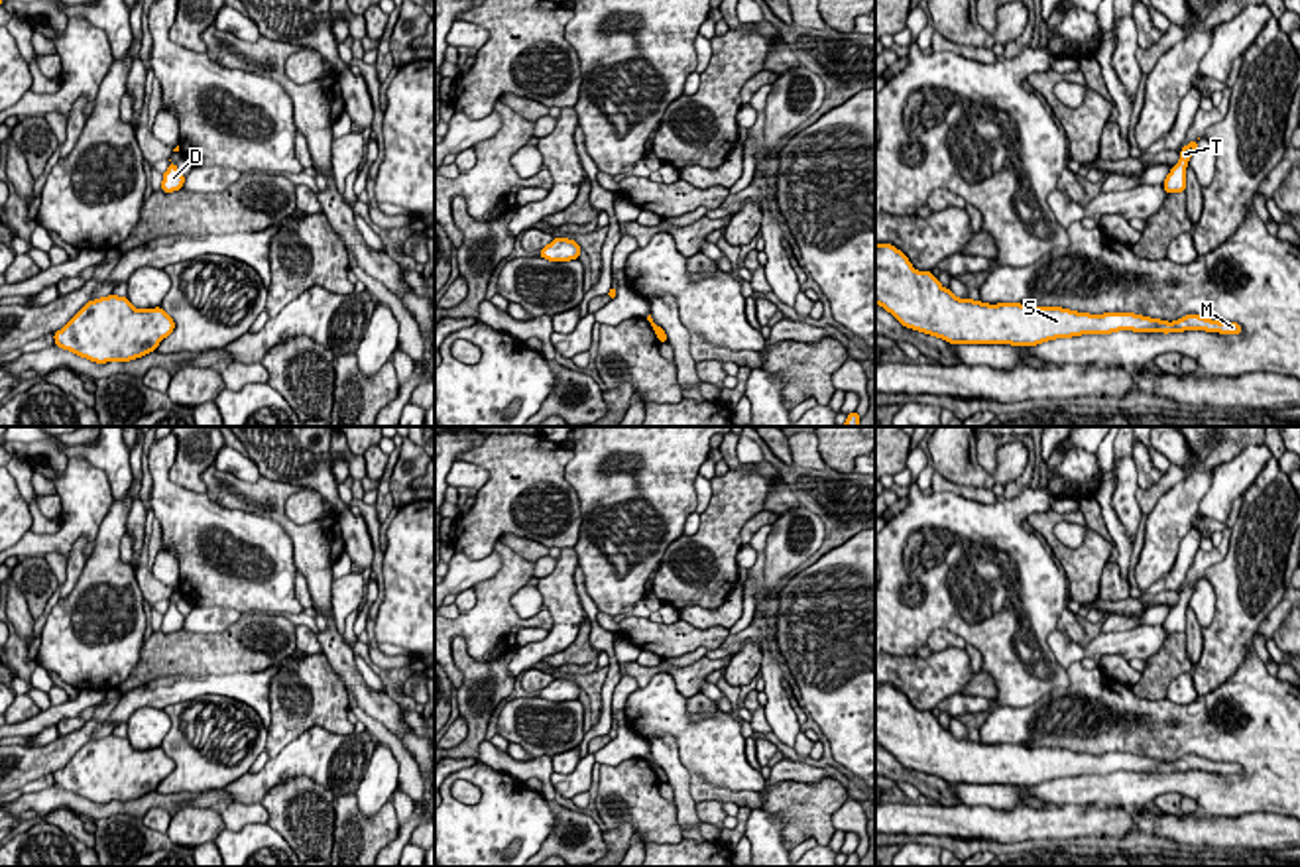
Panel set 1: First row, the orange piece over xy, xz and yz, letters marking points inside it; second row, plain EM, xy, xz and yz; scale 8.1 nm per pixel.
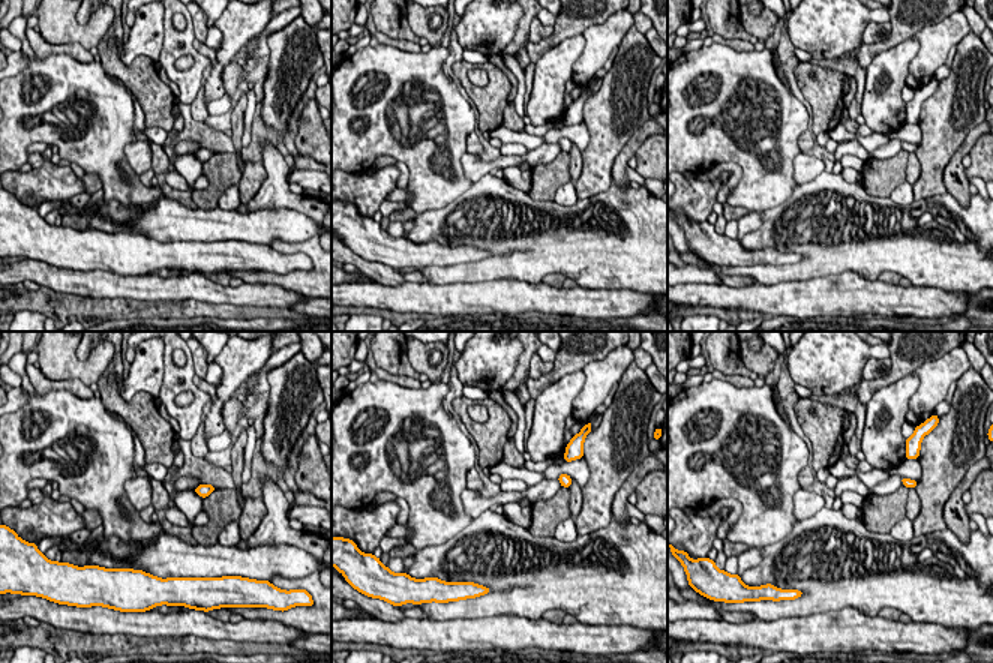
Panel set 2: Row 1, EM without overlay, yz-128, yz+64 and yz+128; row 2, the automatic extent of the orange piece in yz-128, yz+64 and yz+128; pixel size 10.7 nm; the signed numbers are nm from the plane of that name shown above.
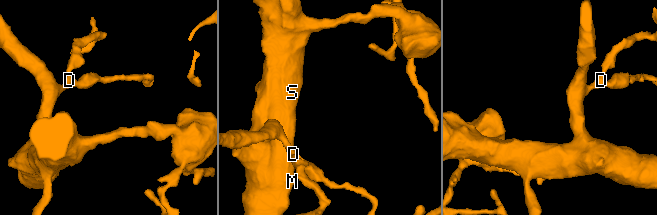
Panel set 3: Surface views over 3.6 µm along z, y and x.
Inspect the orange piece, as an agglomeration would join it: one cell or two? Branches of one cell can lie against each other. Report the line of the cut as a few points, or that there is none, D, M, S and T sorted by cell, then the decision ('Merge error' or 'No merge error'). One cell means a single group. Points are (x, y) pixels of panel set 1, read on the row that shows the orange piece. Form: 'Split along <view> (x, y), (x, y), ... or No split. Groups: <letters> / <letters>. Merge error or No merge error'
No split. Groups: D M S T. No merge error

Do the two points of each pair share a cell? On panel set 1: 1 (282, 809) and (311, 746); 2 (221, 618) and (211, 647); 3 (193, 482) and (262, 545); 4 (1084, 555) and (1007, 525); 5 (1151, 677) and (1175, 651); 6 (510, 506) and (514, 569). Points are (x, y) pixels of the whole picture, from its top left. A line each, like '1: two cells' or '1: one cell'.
1: two cells
2: two cells
3: two cells
4: two cells
5: one cell
6: two cells

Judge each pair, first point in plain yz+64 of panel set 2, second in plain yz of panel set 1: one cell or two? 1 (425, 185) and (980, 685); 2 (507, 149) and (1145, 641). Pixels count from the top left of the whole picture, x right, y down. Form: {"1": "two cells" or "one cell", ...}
{"1": "two cells", "2": "two cells"}

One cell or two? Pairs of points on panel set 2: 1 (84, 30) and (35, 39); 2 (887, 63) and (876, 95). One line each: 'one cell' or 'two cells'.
1: two cells
2: one cell

